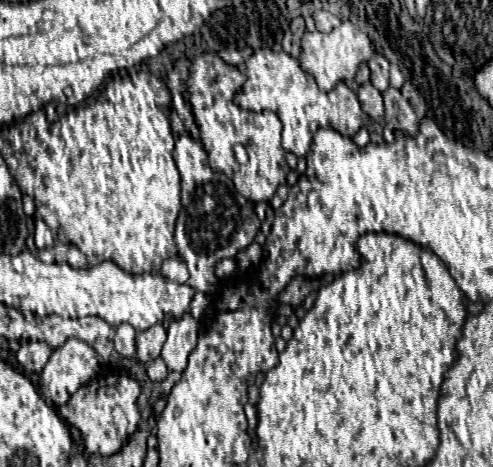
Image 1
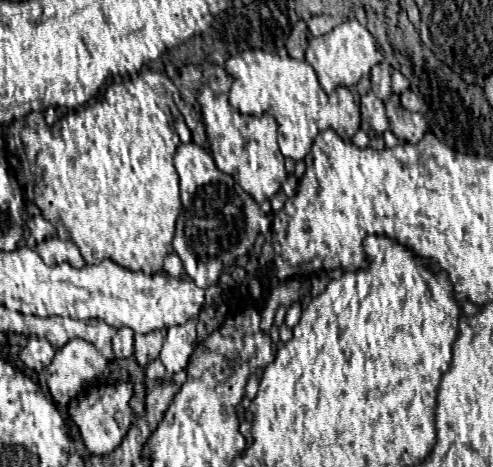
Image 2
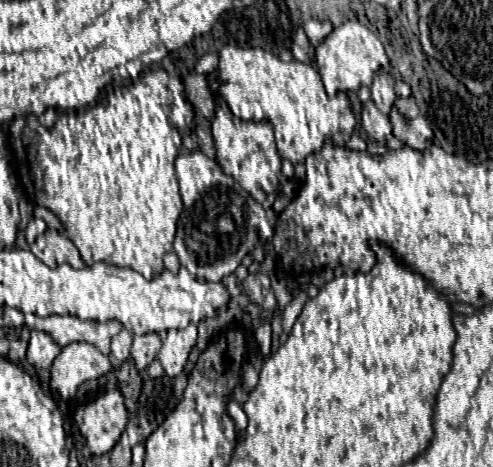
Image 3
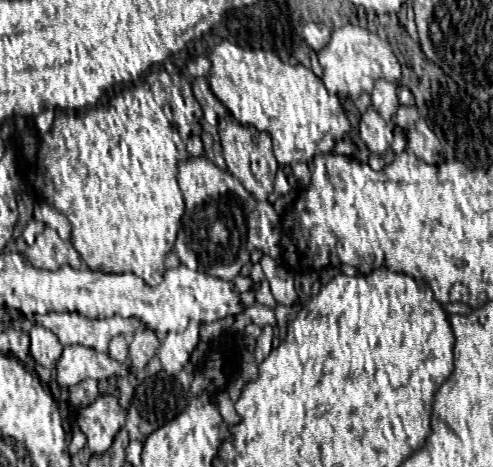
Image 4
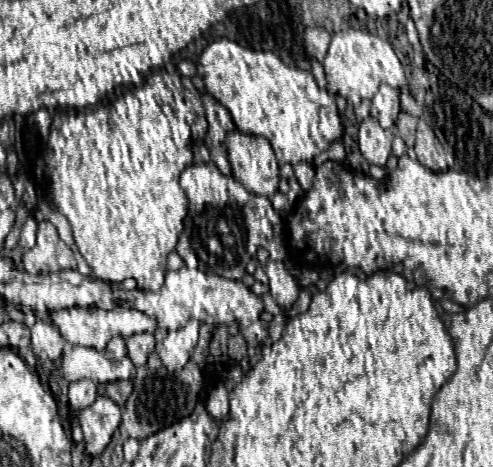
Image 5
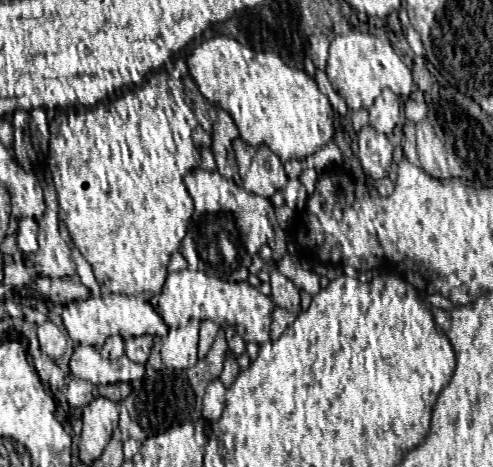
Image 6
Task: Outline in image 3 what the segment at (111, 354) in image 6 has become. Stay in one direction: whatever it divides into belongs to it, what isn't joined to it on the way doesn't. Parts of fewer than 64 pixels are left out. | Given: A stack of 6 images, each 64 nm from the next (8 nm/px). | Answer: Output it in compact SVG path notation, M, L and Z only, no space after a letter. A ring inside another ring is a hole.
M122 330L112 338L112 356L118 362L126 362L130 356L130 344L132 344L132 334L128 330Z

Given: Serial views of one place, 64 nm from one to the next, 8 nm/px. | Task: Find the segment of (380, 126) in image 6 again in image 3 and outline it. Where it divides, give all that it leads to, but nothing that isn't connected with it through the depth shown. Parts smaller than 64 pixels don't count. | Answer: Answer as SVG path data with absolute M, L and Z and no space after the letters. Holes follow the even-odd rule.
M380 70L380 74L374 78L372 84L372 100L374 104L380 108L380 112L384 112L384 116L390 114L394 102L396 102L396 94L394 94L394 76L386 70Z

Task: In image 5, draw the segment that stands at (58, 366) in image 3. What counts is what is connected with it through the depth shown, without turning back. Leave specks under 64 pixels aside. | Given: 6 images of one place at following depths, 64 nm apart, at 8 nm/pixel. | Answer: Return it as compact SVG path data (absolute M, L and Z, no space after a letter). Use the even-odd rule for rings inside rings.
M78 348L64 354L64 374L70 382L82 378L90 378L94 382L116 382L136 378L136 366L128 356L114 362L94 348Z

